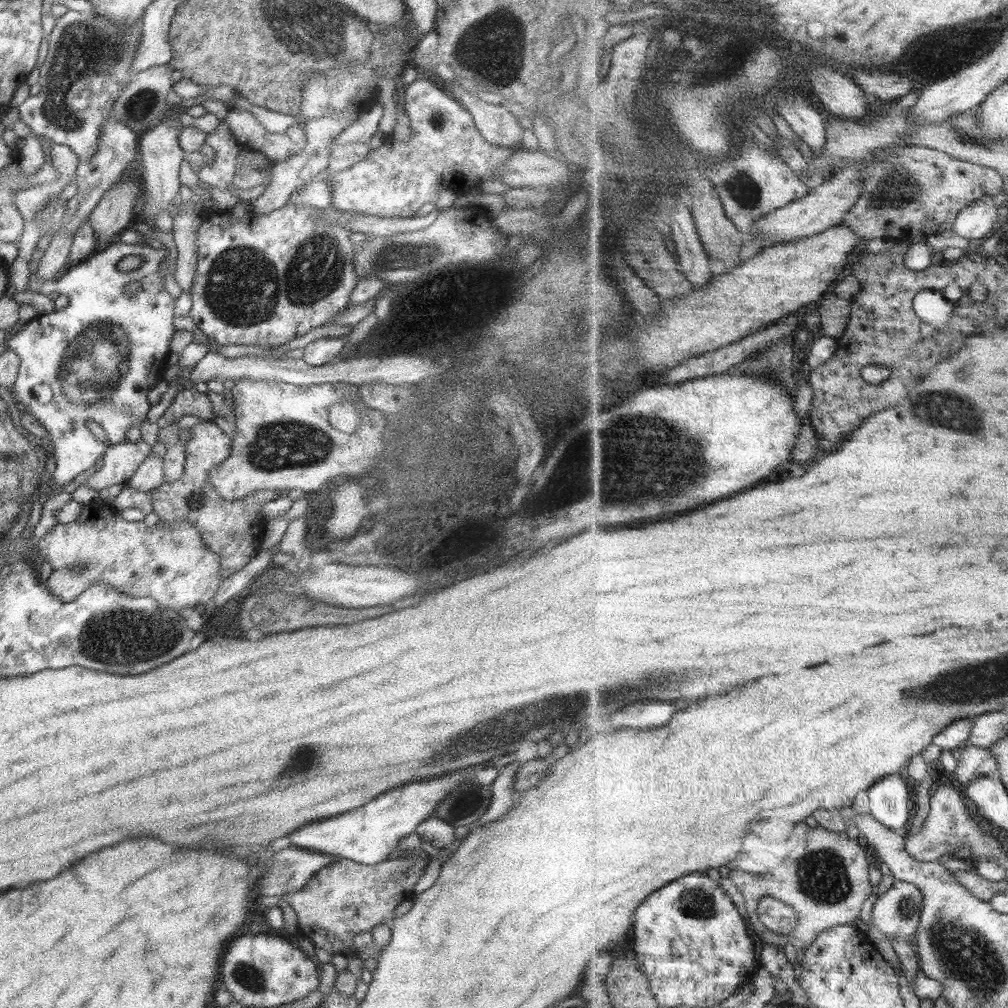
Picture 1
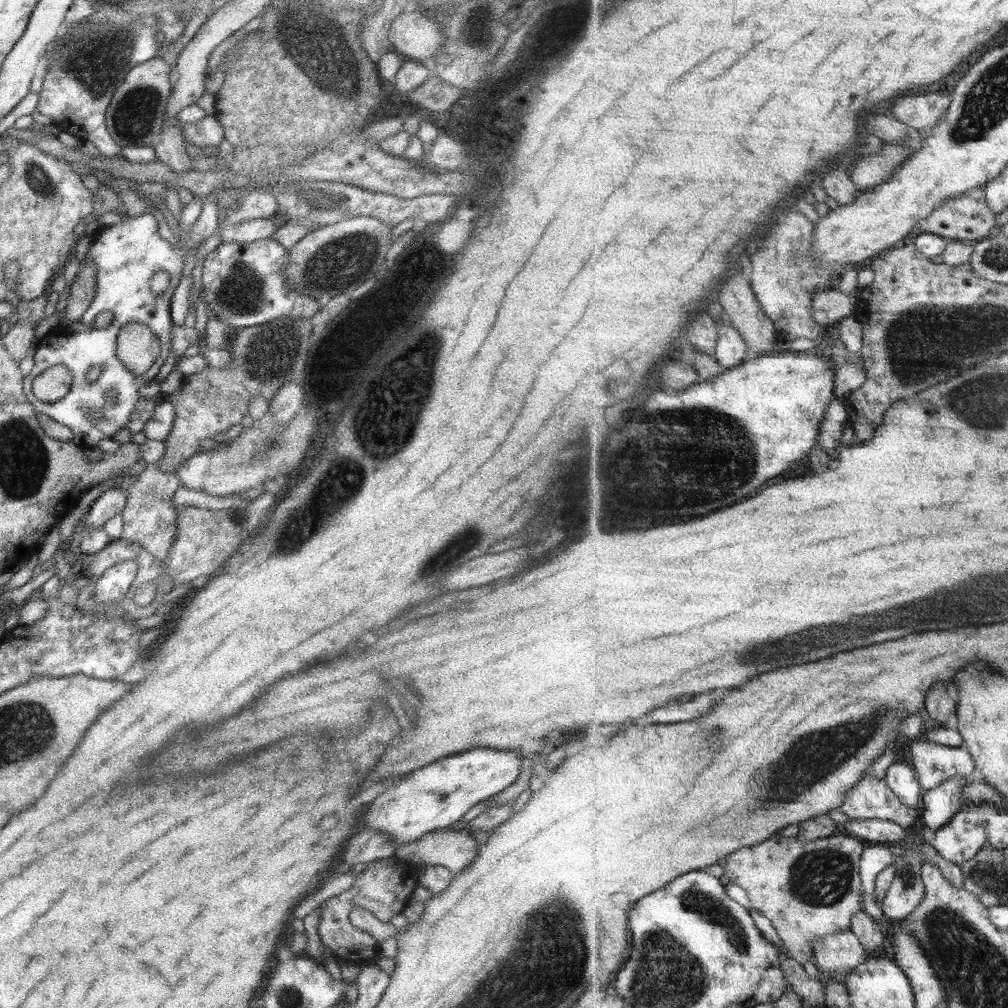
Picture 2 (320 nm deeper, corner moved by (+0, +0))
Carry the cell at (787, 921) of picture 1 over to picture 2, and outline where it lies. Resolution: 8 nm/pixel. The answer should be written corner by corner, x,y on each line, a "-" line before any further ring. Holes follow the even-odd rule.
851,929
816,938
808,951
817,968
832,976
831,982
843,986
846,986
848,976
867,960
868,953

